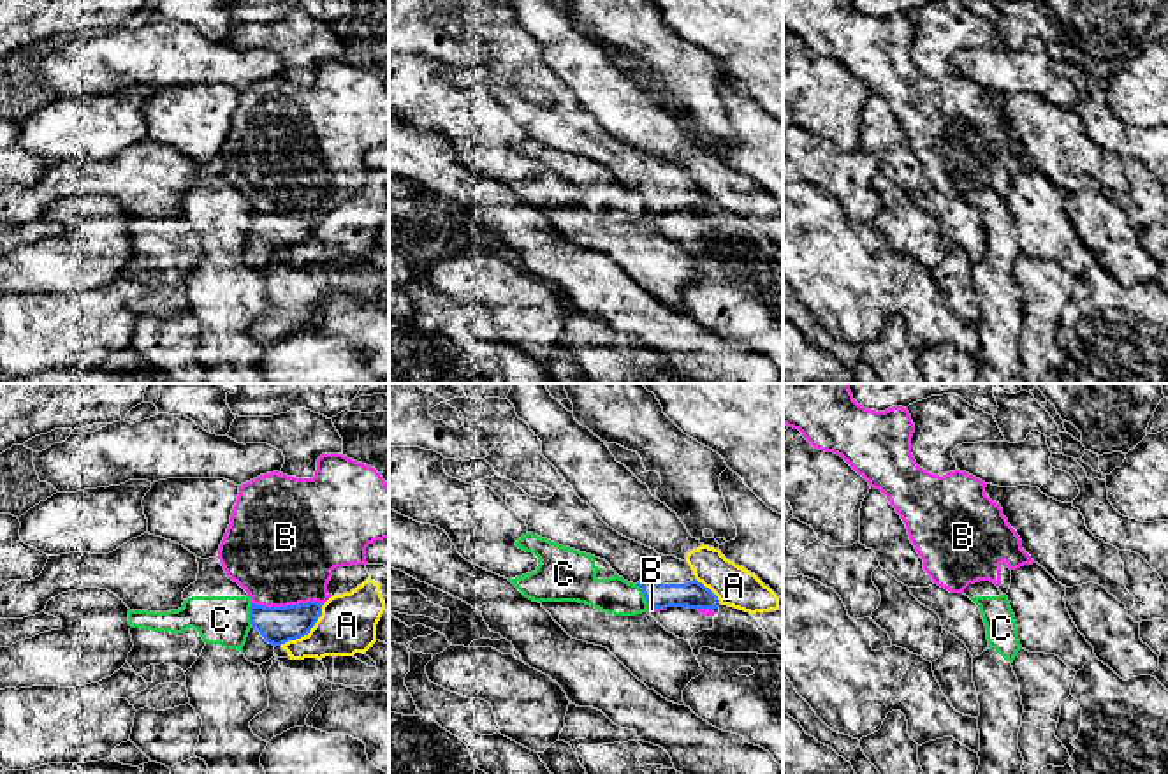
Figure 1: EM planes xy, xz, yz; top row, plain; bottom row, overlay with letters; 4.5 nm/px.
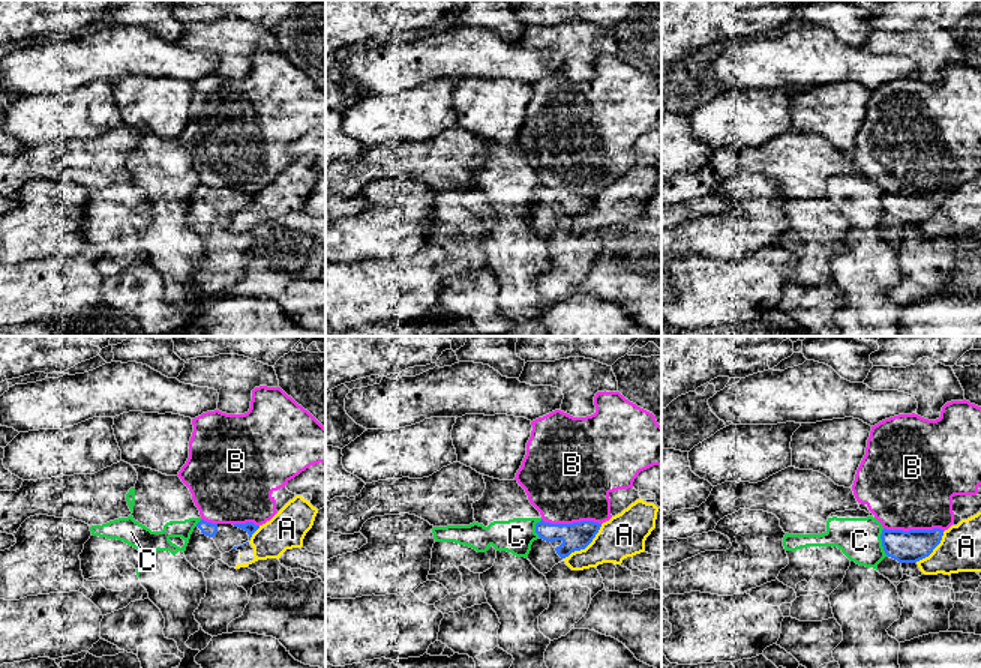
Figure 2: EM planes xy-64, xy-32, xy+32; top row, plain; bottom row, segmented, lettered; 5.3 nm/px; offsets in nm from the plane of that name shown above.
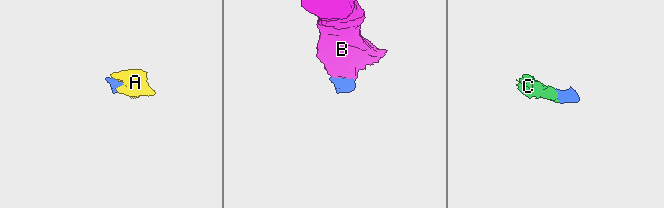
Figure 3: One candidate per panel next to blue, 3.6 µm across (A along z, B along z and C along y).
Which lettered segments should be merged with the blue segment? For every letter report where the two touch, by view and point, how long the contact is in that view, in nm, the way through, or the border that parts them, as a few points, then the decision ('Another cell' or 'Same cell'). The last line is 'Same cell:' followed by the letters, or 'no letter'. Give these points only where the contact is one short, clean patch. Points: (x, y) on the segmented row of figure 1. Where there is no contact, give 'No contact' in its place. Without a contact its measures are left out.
A: Touches blue at xy (308, 632). Shared border 280 nm. Boundary: xy (324, 604), (322, 614), (306, 634), (280, 644). Another cell
B: Touches blue at xy (287, 606). Shared border 320 nm. Boundary: xy (252, 602), (264, 606), (322, 604). Another cell
C: Touches blue at xz (644, 595). Shared border 130 nm. Boundary: xz (635, 584), (648, 609). Another cell
Same cell: no letter

